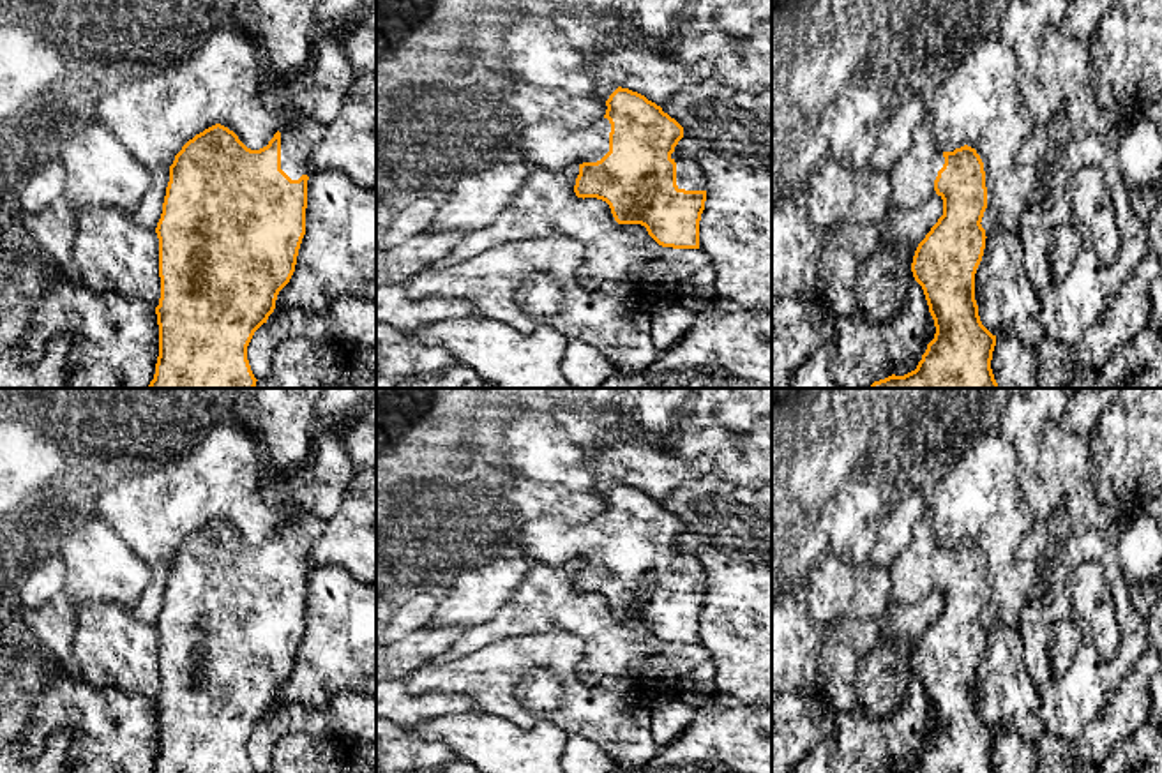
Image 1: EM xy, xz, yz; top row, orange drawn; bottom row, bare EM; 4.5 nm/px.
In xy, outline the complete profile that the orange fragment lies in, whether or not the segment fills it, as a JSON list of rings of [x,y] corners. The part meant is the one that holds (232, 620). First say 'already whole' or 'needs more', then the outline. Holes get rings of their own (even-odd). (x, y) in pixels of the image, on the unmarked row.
needs more | [[[306,510],[281,522],[267,542],[251,545],[233,526],[215,519],[189,535],[175,551],[155,623],[161,694],[155,702],[159,752],[154,773],[254,773],[247,741],[274,708],[279,687],[295,667],[306,630],[309,551],[325,526],[325,517]]]

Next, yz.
needs more | [[[927,517],[915,522],[909,545],[887,567],[890,604],[911,604],[932,589],[943,595],[943,611],[918,639],[911,667],[922,681],[936,729],[917,764],[888,773],[994,773],[991,764],[996,731],[980,717],[975,695],[975,669],[985,644],[982,612],[987,604],[984,558],[975,544],[964,540],[943,547]]]

